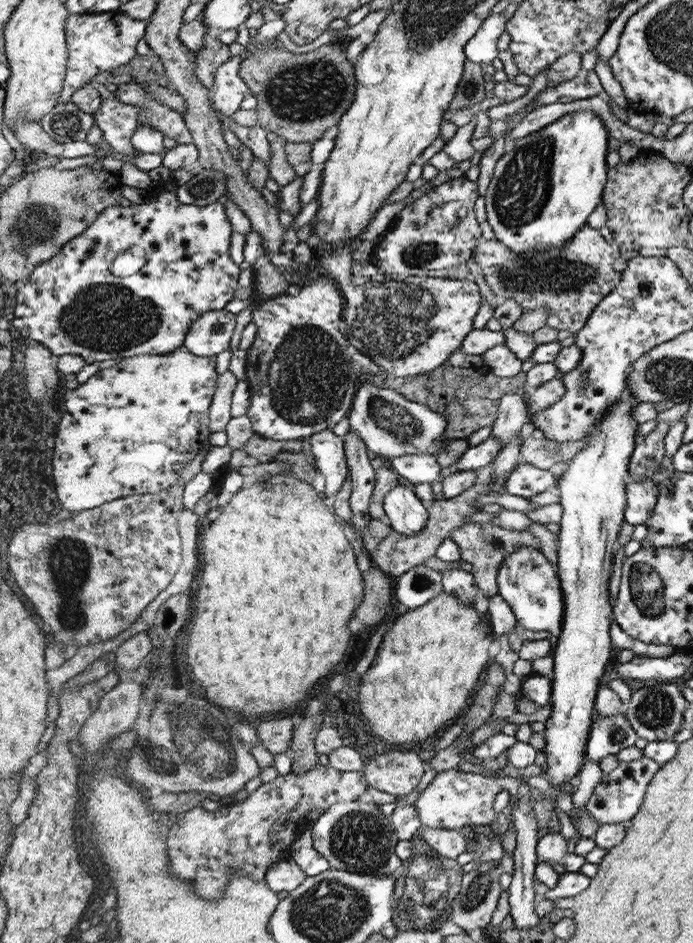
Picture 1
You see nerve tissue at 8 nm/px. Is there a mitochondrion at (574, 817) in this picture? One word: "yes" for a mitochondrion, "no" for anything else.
no

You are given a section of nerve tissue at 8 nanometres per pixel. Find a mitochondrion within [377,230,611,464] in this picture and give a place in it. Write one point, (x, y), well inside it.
(549, 274)

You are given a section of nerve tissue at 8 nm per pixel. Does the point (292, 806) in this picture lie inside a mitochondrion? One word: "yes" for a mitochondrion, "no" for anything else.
no

